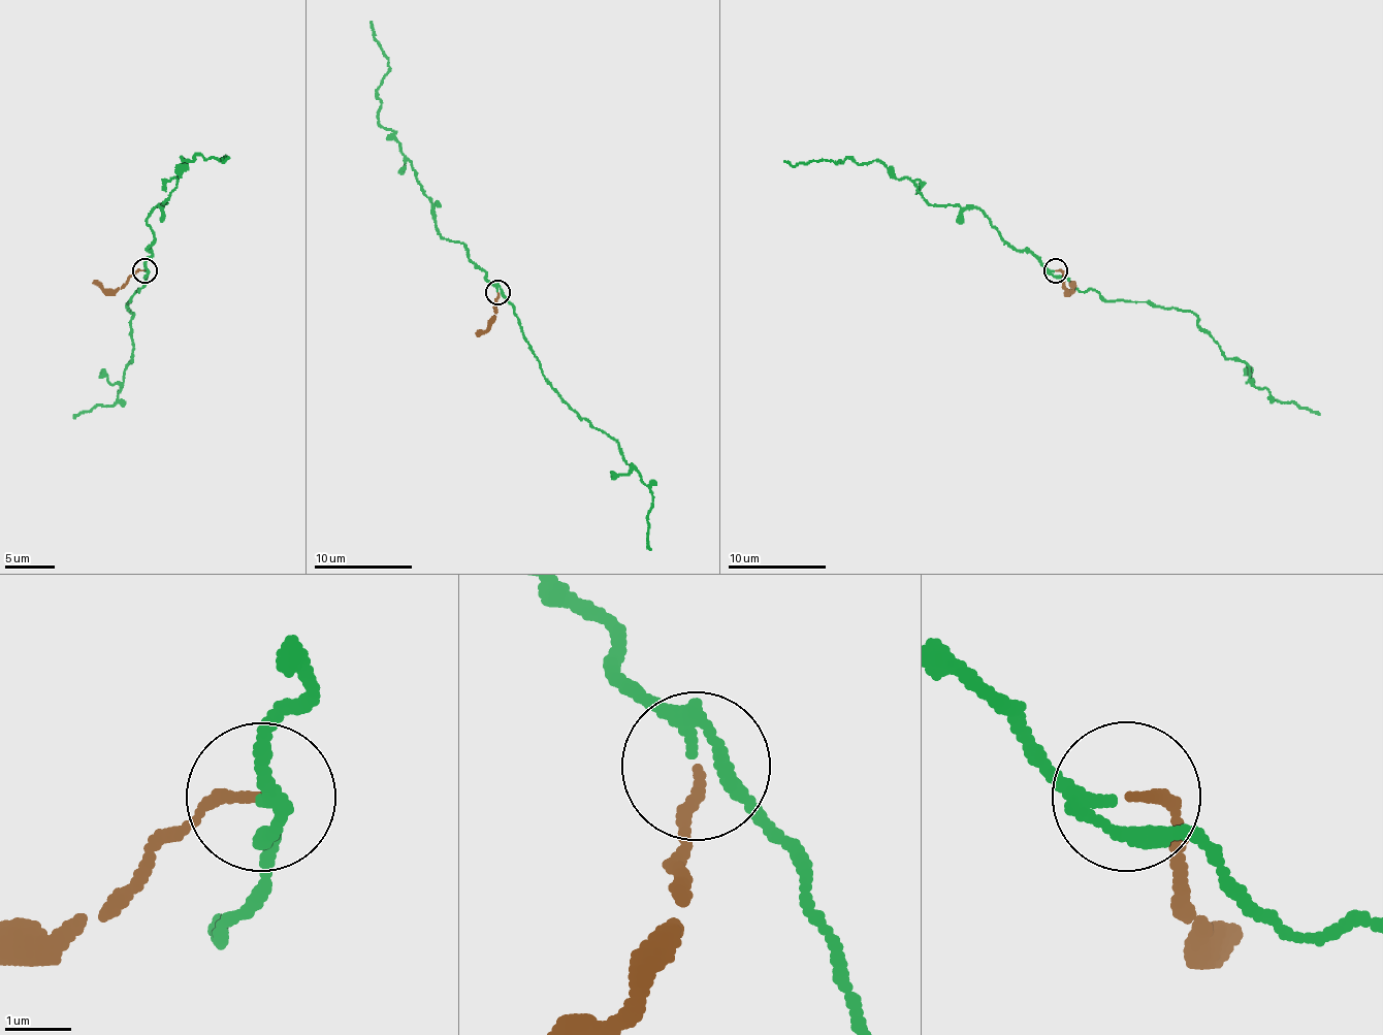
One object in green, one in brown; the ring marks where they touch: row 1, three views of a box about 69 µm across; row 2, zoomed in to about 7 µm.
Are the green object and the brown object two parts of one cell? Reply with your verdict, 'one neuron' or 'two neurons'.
one neuron

